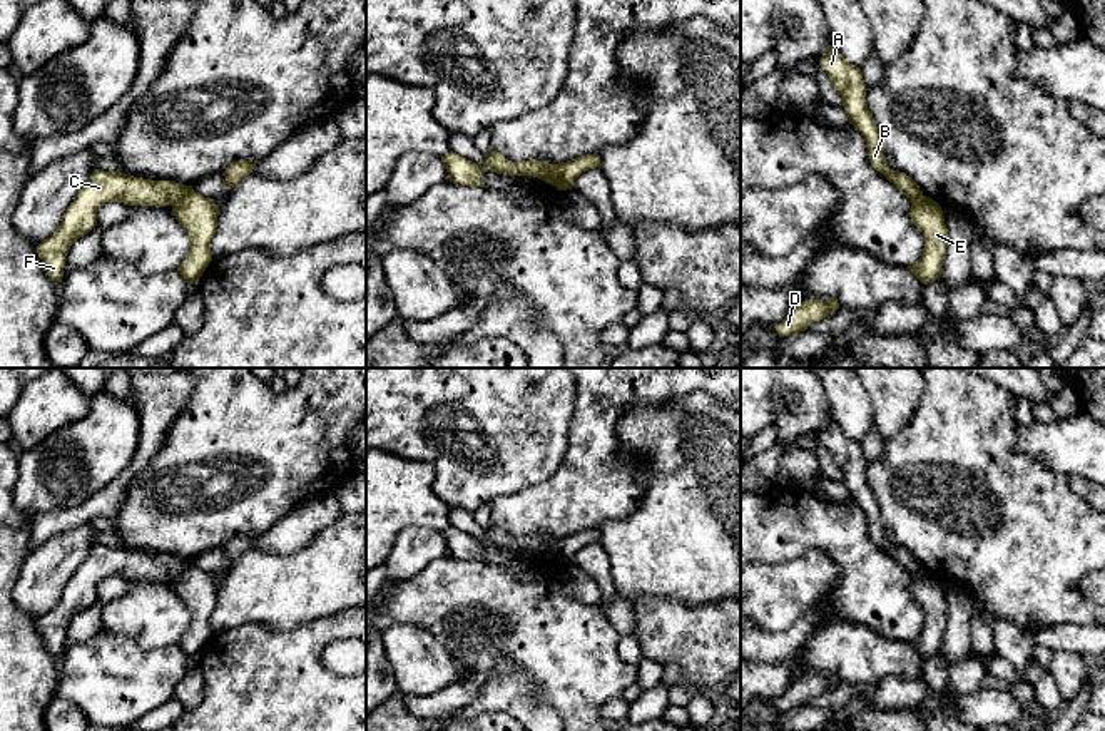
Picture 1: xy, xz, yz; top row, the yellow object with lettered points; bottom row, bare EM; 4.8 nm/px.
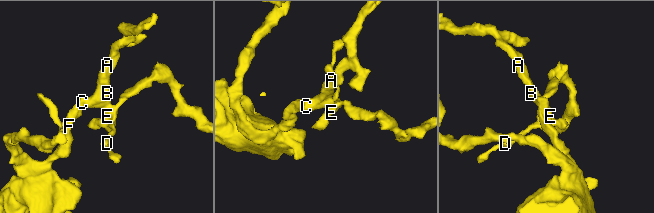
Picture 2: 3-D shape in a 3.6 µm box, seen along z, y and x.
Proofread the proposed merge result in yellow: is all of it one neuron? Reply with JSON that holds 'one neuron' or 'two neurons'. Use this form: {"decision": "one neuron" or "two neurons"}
{"decision": "two neurons"}

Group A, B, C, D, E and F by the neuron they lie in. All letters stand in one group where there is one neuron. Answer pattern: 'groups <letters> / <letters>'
groups A B C F / D E

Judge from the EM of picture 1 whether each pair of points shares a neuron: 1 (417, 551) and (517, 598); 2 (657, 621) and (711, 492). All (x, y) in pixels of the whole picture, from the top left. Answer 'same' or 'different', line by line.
1: different
2: different

